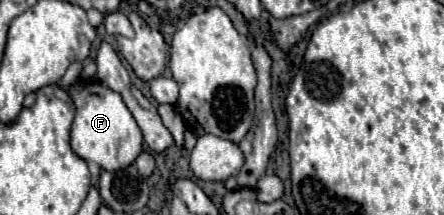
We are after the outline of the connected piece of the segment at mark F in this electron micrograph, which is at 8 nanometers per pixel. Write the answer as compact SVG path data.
M93 79L87 81L77 81L71 87L71 97L75 101L77 113L75 113L75 121L71 127L71 149L85 161L95 161L103 171L119 171L121 167L129 167L129 163L133 163L145 149L143 149L143 135L139 125L135 123L133 115L129 113L127 105L123 103L121 95L117 95L115 91L105 89L103 85L99 85Z

